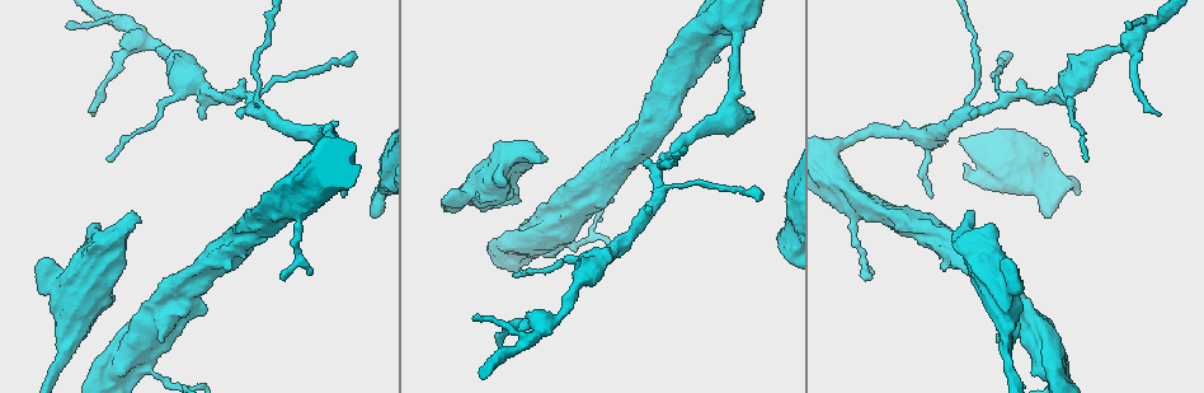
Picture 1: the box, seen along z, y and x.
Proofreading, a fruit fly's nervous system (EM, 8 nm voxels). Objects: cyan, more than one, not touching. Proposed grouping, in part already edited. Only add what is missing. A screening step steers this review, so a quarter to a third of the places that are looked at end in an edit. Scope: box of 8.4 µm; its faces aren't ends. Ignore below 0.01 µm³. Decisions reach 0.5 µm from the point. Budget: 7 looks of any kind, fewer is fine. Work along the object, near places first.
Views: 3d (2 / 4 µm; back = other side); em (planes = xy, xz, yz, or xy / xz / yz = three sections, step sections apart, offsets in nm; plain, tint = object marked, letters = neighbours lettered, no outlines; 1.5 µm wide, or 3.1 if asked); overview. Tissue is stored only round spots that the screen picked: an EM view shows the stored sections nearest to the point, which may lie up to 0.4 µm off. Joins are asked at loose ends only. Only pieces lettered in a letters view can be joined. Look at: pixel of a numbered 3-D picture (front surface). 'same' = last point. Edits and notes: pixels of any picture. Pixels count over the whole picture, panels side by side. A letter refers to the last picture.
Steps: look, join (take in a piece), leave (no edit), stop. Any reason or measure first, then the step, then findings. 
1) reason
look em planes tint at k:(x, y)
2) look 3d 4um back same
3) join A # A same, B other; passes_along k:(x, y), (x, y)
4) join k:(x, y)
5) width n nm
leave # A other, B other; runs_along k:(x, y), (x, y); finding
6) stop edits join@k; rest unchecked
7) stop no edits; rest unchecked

thin end
look em xz step 4 letters at 1:(1132, 23)

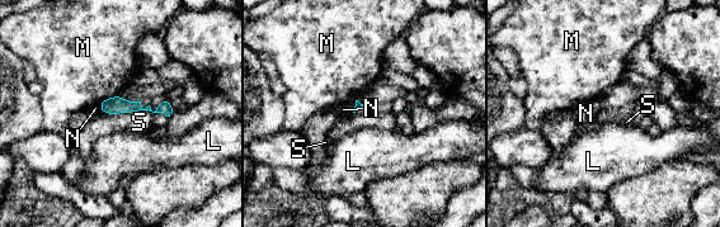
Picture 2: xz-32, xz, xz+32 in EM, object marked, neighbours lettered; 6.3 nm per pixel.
look em planes letters same

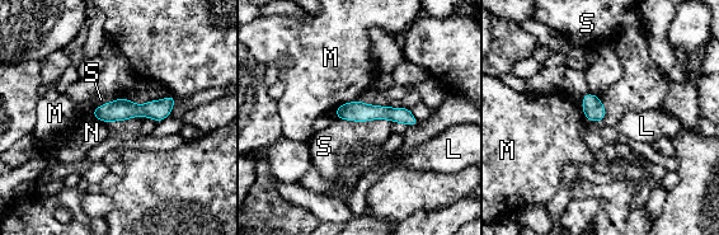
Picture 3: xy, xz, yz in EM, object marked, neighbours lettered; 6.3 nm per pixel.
leave # L other, M other, N other, S other; none of them fits

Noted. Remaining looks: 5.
free end
look 3d 4um at 1:(514, 277)

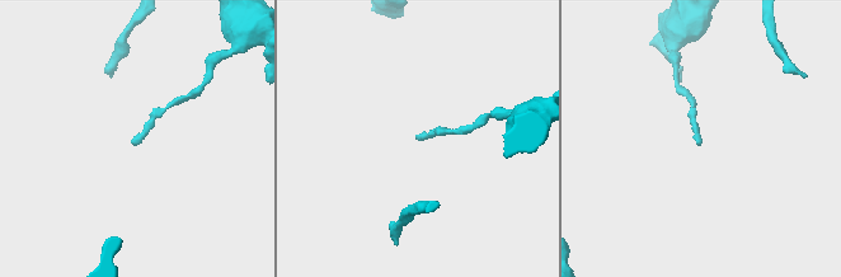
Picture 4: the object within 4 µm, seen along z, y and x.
need the tissue
look em planes letters at 4:(696, 143)

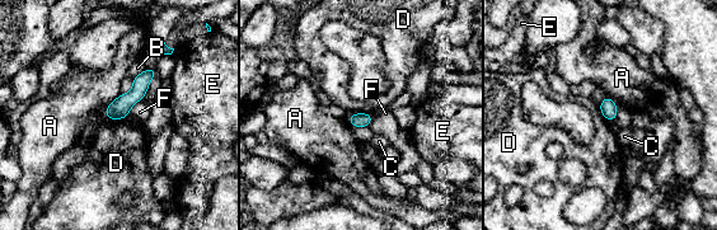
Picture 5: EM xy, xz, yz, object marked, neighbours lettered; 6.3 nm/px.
leave # A other, B other, C other, D other, E other, F other; runs_along 5:(154, 71), (126, 102), (108, 113); no lettered piece goes on from it

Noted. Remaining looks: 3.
thick end
look em xz step 4 tint at 1:(539, 161)

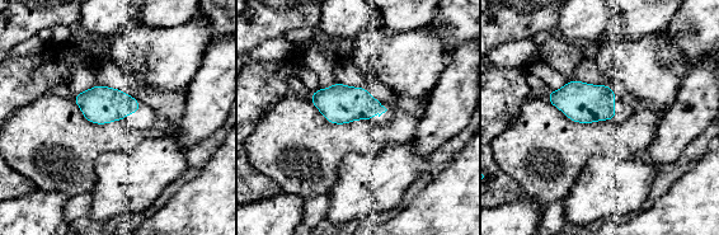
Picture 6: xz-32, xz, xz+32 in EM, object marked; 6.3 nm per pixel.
what lies round it
look em xz step 4 letters same

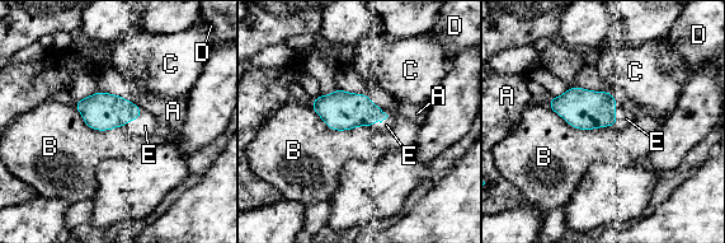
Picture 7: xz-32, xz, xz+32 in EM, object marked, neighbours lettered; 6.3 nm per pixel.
width 240 nm
join E # A other, B other, C other, D other, E same; the neuron continues

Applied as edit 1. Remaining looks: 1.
stop edits join@7; rest unchecked

